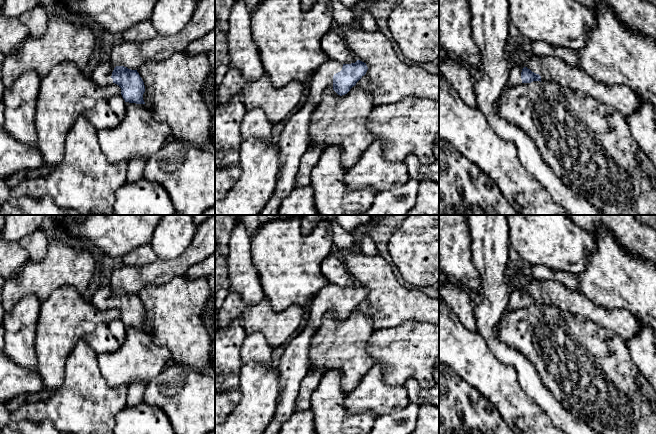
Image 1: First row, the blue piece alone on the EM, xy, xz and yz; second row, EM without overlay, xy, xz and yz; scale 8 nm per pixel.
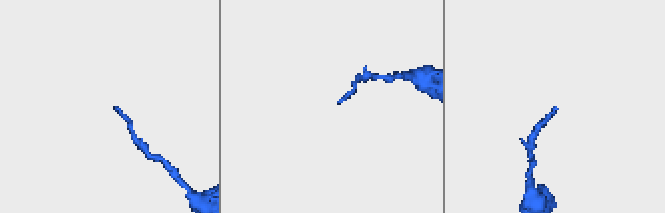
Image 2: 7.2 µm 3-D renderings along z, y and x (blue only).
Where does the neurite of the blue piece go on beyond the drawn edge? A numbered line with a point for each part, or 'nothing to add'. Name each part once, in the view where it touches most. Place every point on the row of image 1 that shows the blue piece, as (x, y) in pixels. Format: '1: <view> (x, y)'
1: xz (292, 143)

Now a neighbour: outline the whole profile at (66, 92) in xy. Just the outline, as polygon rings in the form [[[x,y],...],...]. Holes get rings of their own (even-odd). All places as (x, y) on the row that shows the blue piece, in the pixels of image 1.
[[[64,61],[40,81],[36,146],[46,165],[57,166],[64,159],[66,136],[78,117],[84,117],[99,131],[116,128],[125,113],[119,85],[100,86],[75,64]]]

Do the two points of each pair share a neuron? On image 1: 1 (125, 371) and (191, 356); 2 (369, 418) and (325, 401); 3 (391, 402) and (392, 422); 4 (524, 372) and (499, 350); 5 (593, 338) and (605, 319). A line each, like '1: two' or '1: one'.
1: two
2: one
3: two
4: one
5: two

